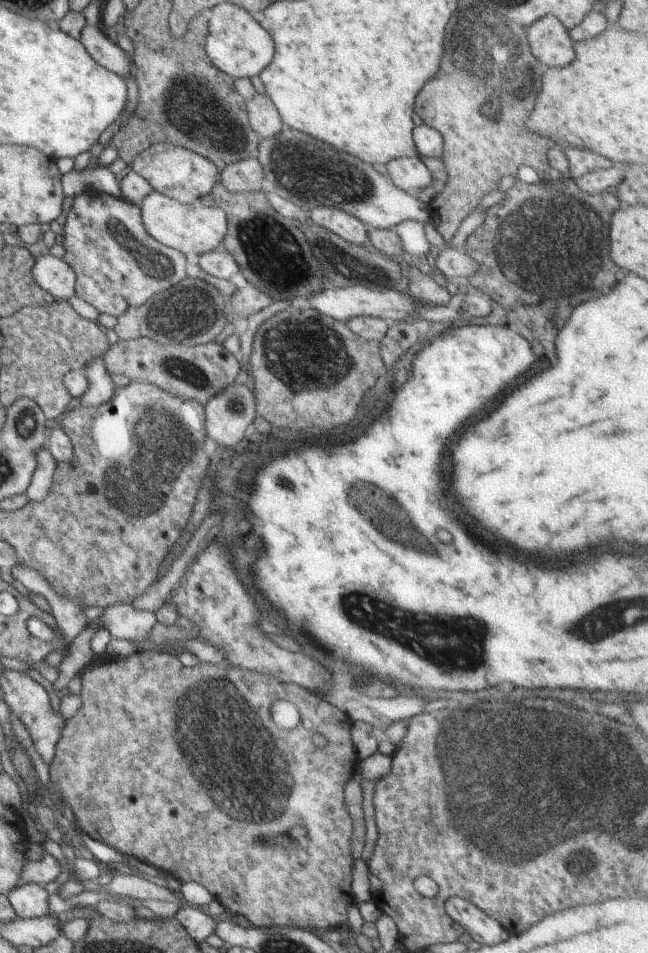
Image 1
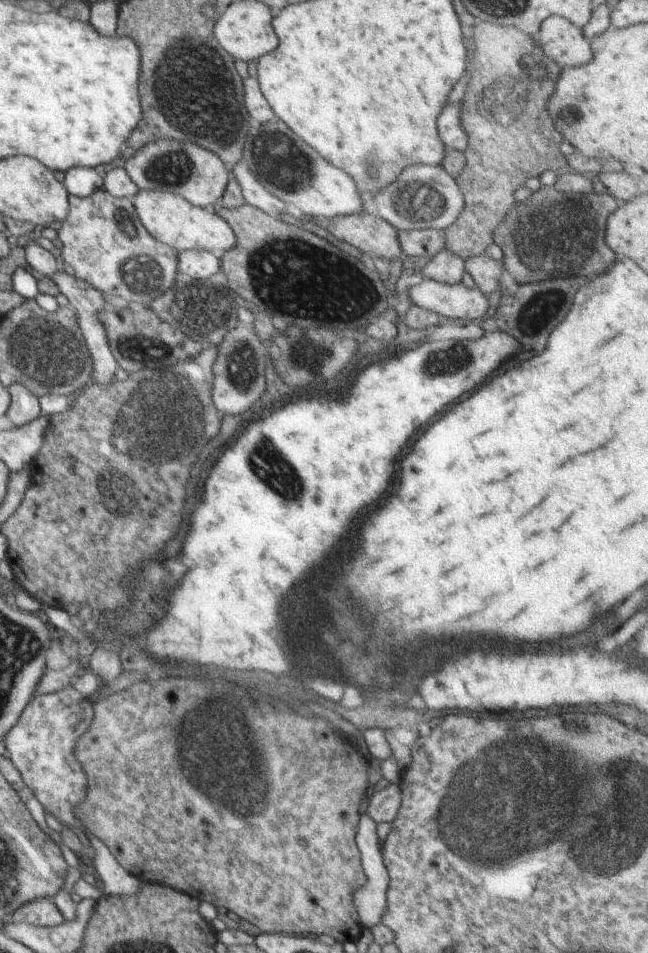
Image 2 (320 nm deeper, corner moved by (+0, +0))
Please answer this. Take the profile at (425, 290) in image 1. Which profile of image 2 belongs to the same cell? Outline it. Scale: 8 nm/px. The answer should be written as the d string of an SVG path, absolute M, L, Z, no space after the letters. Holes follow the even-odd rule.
M446 248L436 253L422 268L425 279L448 284L460 283L464 272L465 260Z

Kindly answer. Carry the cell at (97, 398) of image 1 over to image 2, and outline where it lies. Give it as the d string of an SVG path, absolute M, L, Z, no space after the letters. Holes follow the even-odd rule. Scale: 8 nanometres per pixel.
M58 270L50 277L56 283L59 292L62 292L68 298L70 308L76 312L79 330L83 334L87 349L90 350L91 354L92 381L111 385L115 381L114 373L119 366L110 350L104 325L99 321L99 312L107 307L104 295L99 290L96 290L89 282L68 274L64 270Z

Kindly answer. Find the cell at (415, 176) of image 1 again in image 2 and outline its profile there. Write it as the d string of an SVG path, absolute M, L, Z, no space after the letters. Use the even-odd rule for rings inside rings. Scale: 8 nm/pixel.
M418 163L406 167L395 180L372 198L382 219L398 231L444 229L452 224L465 207L465 198L456 179L448 175L442 165Z

